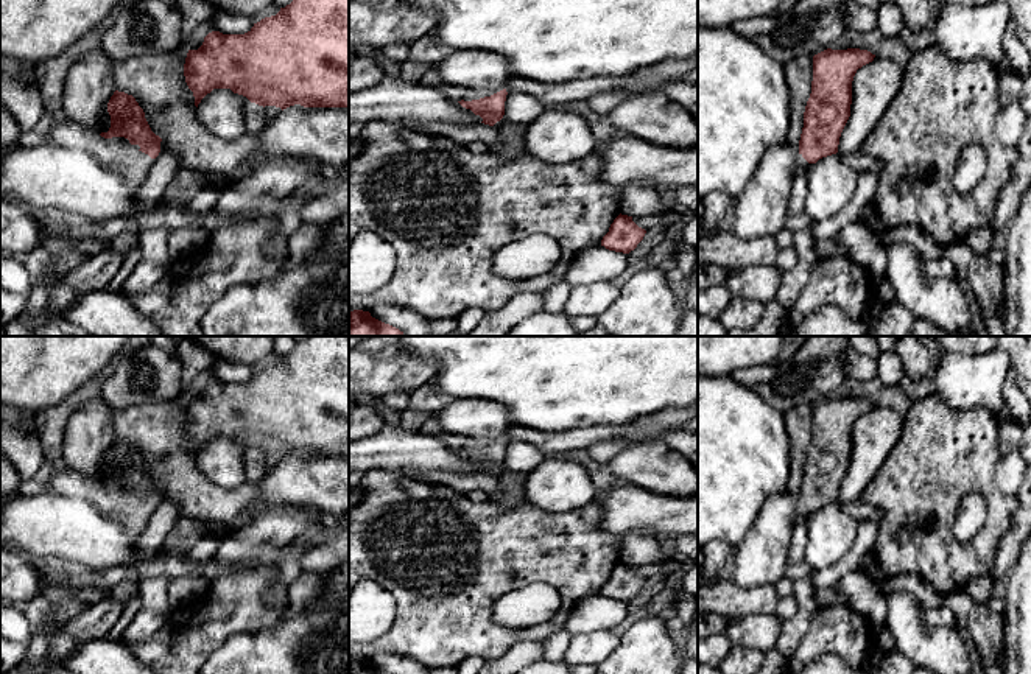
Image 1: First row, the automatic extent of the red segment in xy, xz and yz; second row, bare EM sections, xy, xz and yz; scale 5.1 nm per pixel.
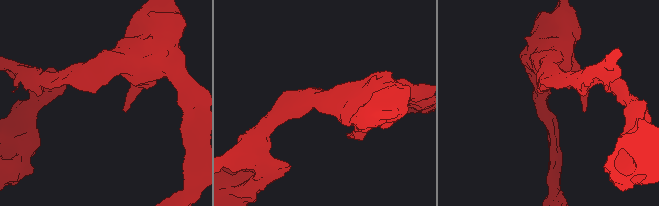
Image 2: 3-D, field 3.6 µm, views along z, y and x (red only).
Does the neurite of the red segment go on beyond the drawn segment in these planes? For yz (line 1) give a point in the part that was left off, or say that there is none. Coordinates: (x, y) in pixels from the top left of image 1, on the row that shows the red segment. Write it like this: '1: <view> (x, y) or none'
1: yz (801, 162)

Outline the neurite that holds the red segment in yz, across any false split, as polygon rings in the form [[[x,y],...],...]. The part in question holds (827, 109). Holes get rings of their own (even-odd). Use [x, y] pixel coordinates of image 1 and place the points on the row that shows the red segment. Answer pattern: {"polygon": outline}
{"polygon": [[[827,48],[813,56],[811,93],[804,112],[796,171],[838,153],[841,132],[850,117],[853,76],[874,58],[860,48]]]}

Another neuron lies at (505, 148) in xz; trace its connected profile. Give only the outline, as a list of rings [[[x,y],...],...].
[[[402,121],[400,125],[408,126],[422,134],[444,135],[463,146],[480,142],[486,143],[489,151],[503,160],[520,157],[526,153],[526,143],[523,139],[503,139],[495,126],[484,123],[478,125],[449,125],[442,121],[431,123],[410,123]]]

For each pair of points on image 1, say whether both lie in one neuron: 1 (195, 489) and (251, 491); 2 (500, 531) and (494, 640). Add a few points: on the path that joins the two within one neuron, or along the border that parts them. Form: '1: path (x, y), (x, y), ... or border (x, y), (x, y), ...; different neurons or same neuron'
1: path (209, 498), (237, 498); same neuron
2: path (483, 558), (482, 614); same neuron

